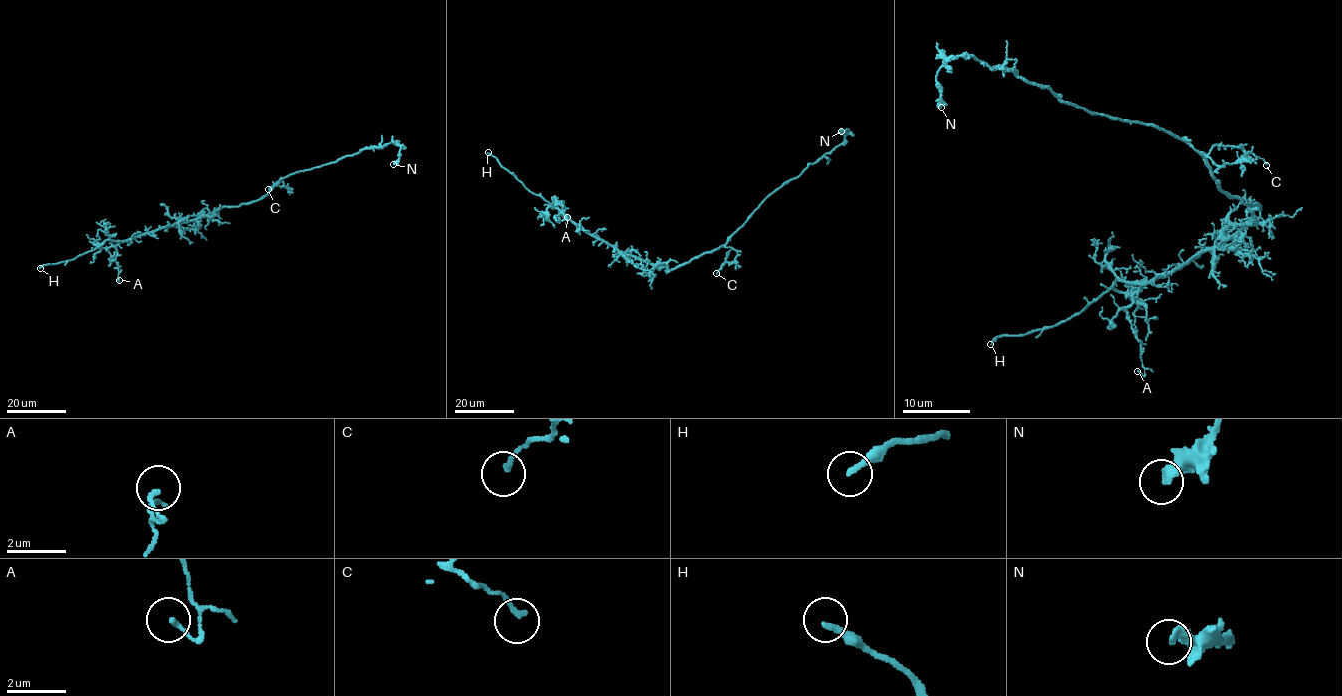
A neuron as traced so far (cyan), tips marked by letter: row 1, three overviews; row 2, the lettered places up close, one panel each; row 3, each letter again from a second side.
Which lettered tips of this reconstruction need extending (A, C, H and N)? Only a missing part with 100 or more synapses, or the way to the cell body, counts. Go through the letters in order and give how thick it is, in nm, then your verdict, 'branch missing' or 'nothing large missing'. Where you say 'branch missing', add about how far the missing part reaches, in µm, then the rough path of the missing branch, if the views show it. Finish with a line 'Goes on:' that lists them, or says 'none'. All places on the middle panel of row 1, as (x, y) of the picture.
A: calibre 140 nm; nothing large missing
C: calibre 160 nm; nothing large missing
H: calibre 190 nm; branch missing; missing 25 µm; course (488, 152), (473, 159), (462, 171), (456, 203)
N: calibre 320 nm; nothing large missing
Goes on: H

